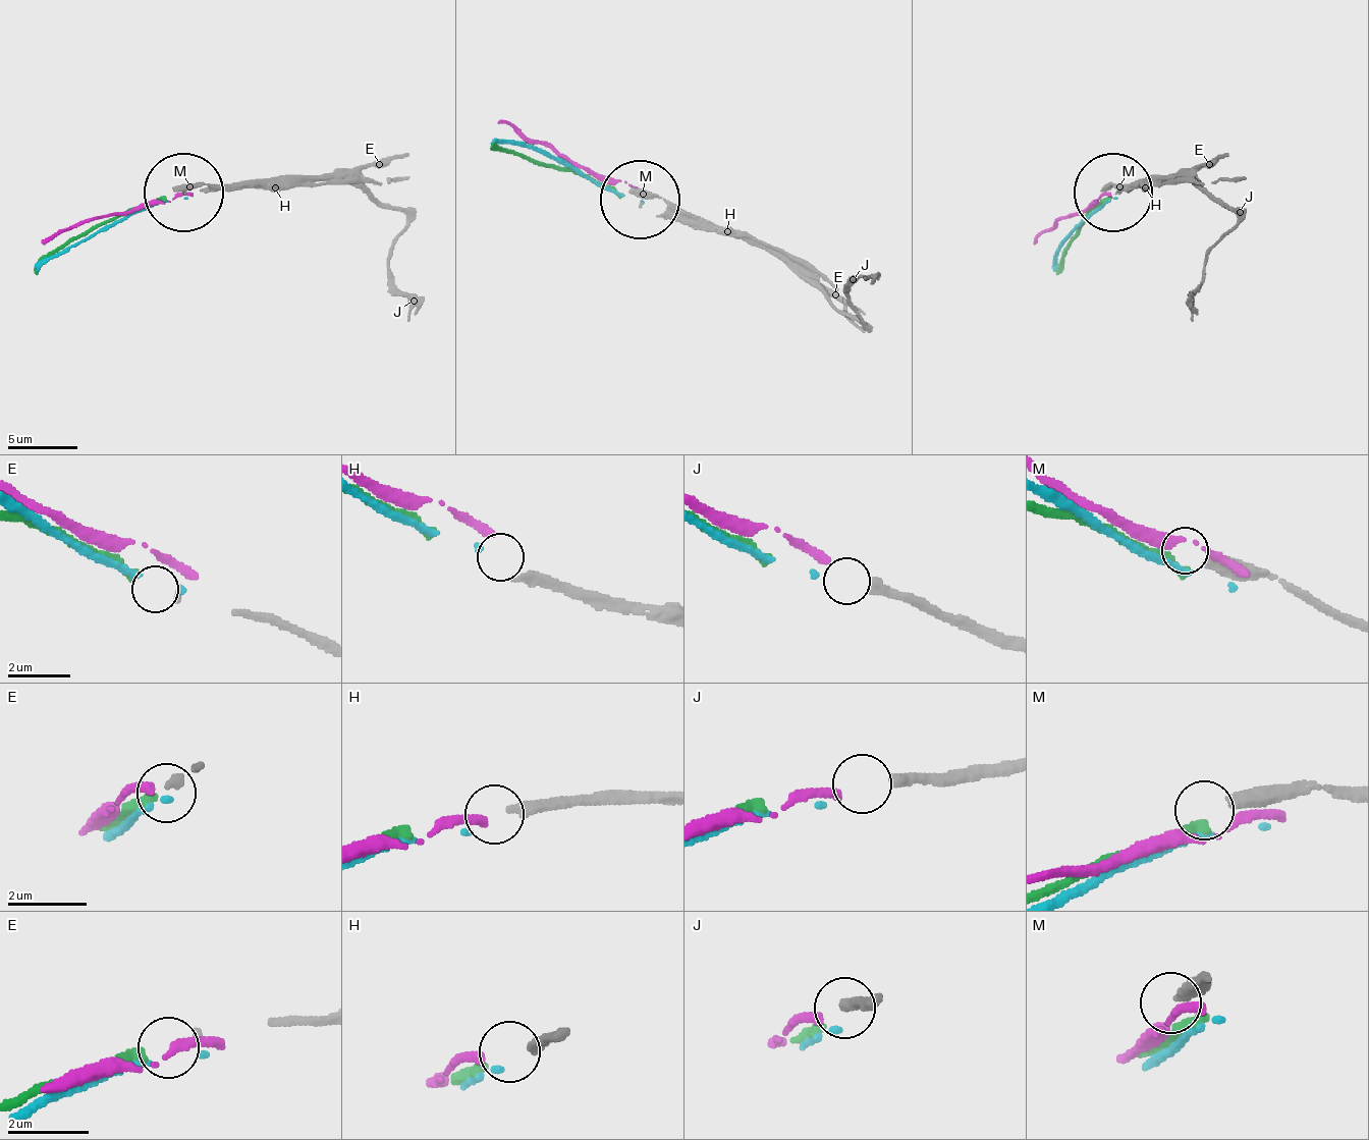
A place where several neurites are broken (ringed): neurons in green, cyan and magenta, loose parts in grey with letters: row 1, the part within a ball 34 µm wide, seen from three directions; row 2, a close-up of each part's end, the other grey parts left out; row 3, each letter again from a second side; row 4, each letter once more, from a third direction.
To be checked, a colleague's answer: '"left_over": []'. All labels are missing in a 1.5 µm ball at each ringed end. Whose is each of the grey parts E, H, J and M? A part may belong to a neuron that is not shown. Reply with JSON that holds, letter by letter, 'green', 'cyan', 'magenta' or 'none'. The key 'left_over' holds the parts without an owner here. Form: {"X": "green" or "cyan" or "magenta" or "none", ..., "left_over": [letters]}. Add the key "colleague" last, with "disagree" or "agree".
{"E": "green", "H": "cyan", "J": "magenta", "M": "none", "left_over": ["M"], "colleague": "disagree"}

